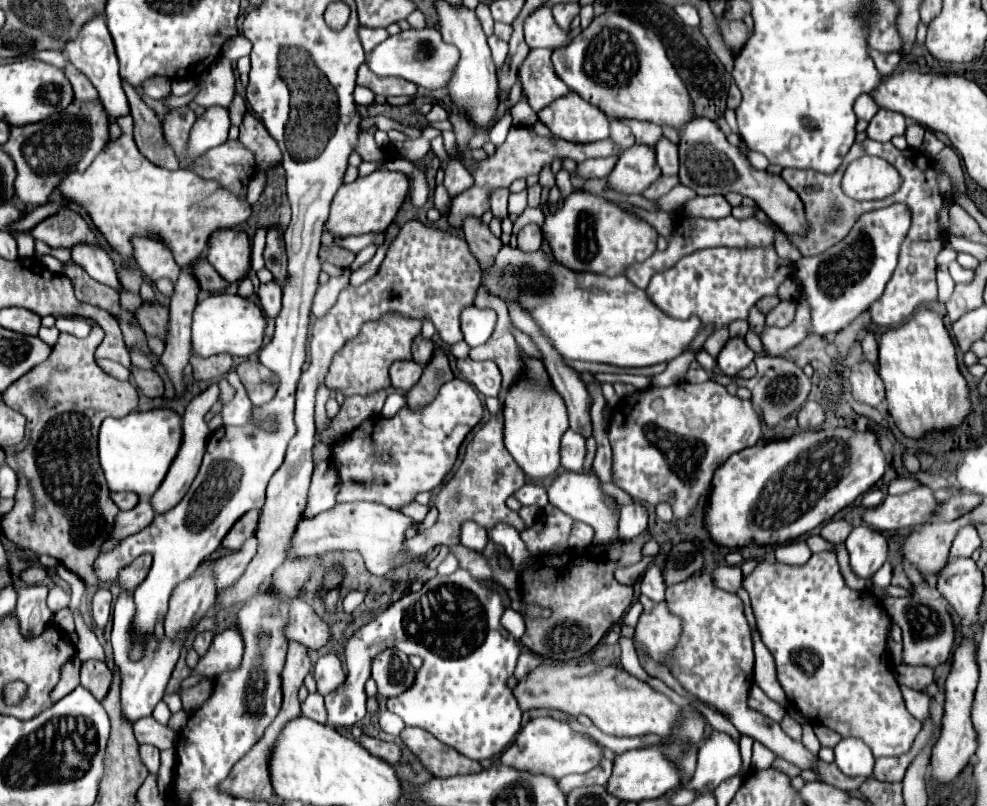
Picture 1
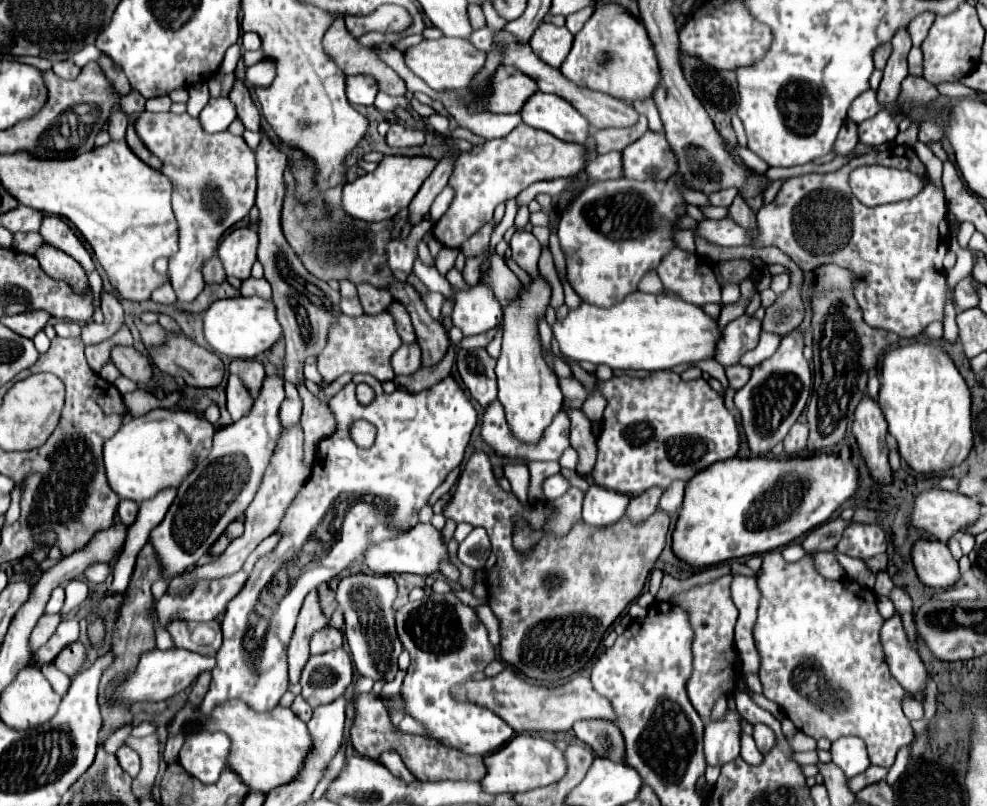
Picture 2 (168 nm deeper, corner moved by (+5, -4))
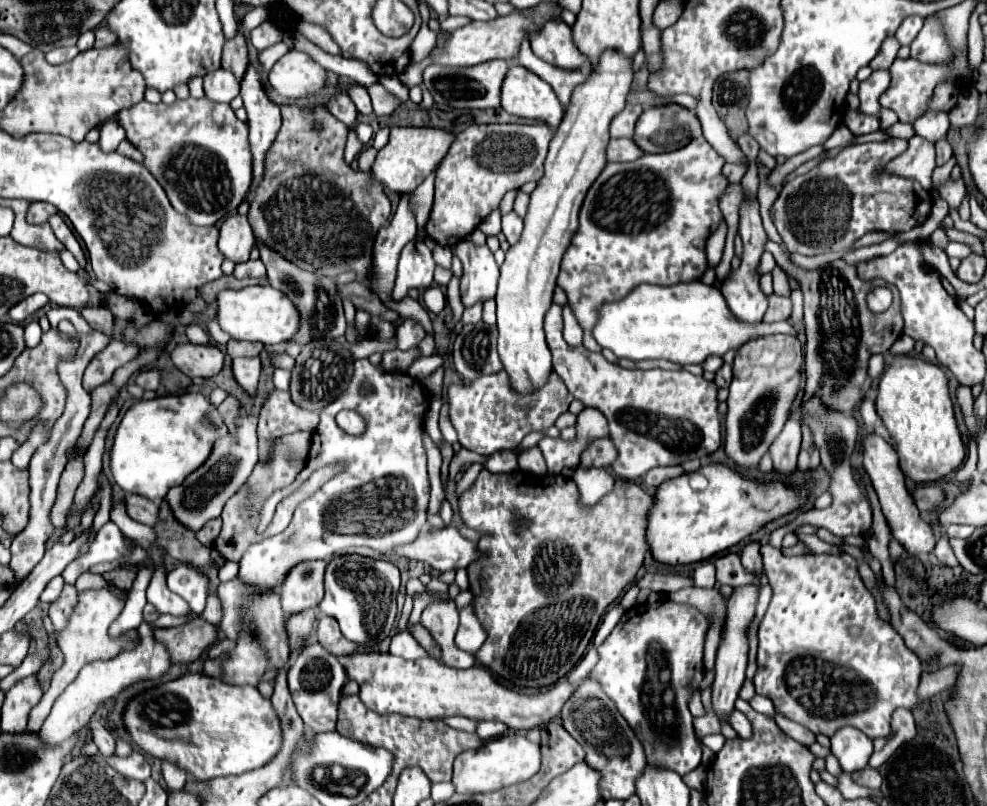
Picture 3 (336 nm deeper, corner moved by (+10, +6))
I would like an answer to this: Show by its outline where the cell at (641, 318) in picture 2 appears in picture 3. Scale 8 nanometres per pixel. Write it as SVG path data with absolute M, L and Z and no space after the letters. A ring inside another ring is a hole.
M698 280L674 286L640 284L620 302L600 306L598 320L592 328L596 342L602 348L612 350L618 358L666 358L678 364L700 364L710 354L726 354L730 348L738 348L752 338L776 332L796 336L796 328L790 326L790 322L760 322L754 328L742 326L730 310L726 310L722 292Z

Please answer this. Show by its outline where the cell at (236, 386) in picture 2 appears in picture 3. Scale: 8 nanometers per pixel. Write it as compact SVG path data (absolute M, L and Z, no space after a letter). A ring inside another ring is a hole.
M234 358L232 360L232 372L238 386L248 394L256 396L258 378L260 378L260 358Z

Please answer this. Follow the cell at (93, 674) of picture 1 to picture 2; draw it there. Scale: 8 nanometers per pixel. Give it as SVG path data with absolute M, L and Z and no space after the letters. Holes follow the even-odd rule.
M73 642L57 654L53 664L67 676L73 676L79 670L79 666L83 664L83 660L85 660L85 646L81 642Z

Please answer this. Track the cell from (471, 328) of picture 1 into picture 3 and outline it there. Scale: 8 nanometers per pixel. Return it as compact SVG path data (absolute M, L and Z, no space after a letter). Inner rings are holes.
M466 240L458 242L454 248L452 252L456 252L464 266L464 274L460 278L460 296L464 308L494 298L498 282L498 264L490 248L487 245L474 246Z

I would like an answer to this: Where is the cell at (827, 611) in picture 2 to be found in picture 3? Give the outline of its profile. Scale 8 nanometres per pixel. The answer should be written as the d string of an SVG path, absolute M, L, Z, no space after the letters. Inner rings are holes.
M762 546L762 560L764 560L764 570L768 576L768 584L772 586L772 600L770 606L760 622L758 628L758 674L754 676L754 684L756 684L756 694L762 694L766 698L770 698L776 706L776 712L806 726L808 730L812 730L814 734L826 734L832 736L838 728L844 726L854 726L858 730L862 730L866 736L874 738L888 738L890 736L890 722L892 722L892 712L898 706L904 708L918 708L922 704L922 700L918 698L918 684L920 684L920 674L922 674L922 664L918 660L918 656L904 644L902 636L898 632L894 632L894 628L890 624L886 624L884 620L878 618L876 612L876 604L872 594L868 592L868 588L864 586L860 574L858 574L858 564L852 556L842 554L842 556L826 556L826 554L812 554L812 556L784 556L780 548L772 548L772 546Z

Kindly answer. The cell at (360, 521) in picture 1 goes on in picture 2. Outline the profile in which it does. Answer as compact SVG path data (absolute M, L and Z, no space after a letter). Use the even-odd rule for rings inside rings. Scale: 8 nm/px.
M417 524L409 534L403 534L395 540L385 540L381 544L373 544L365 556L363 562L375 572L375 574L441 574L441 562L449 562L449 550L443 542L441 530L437 530L433 524Z

